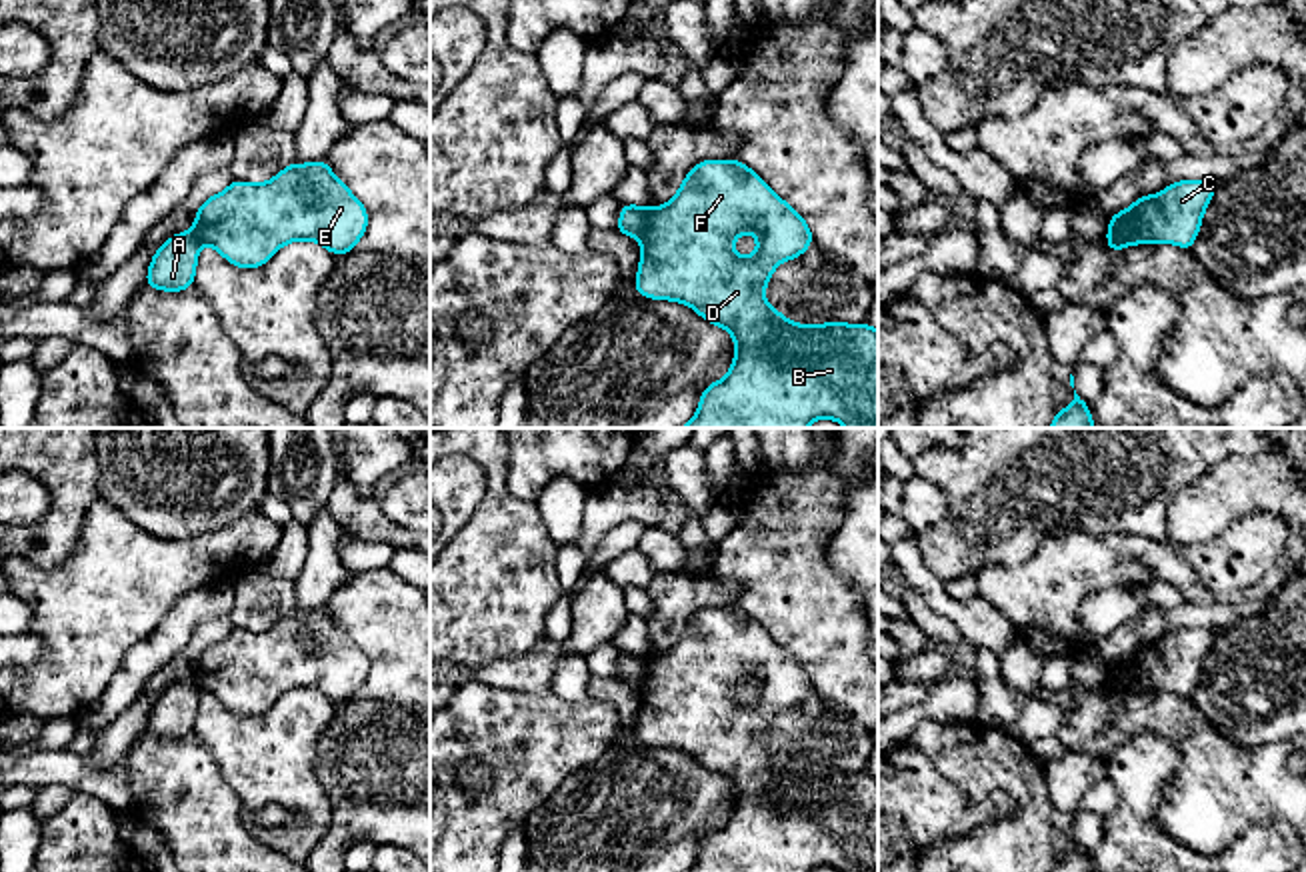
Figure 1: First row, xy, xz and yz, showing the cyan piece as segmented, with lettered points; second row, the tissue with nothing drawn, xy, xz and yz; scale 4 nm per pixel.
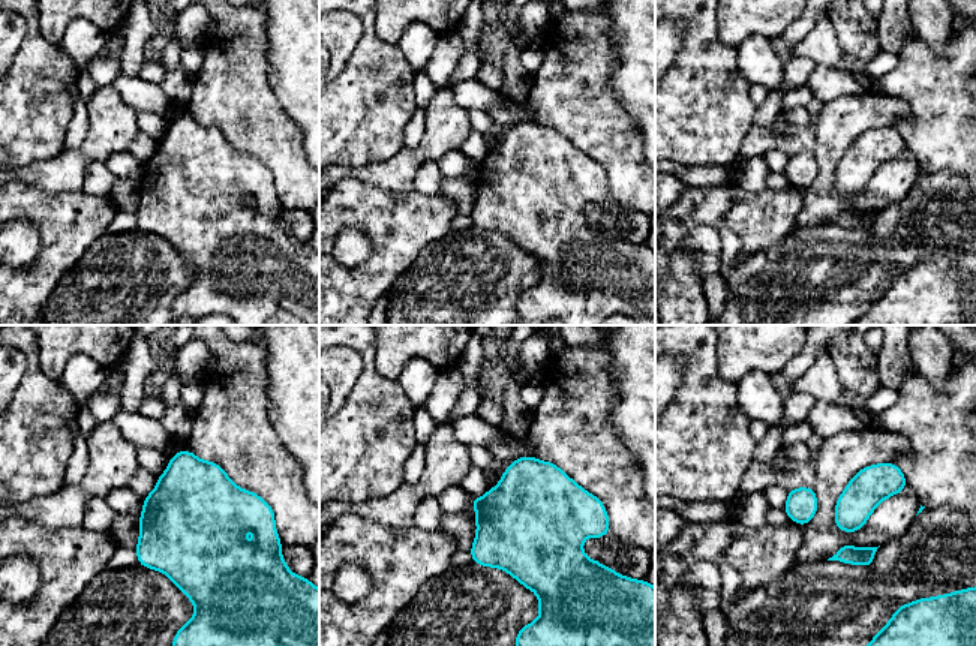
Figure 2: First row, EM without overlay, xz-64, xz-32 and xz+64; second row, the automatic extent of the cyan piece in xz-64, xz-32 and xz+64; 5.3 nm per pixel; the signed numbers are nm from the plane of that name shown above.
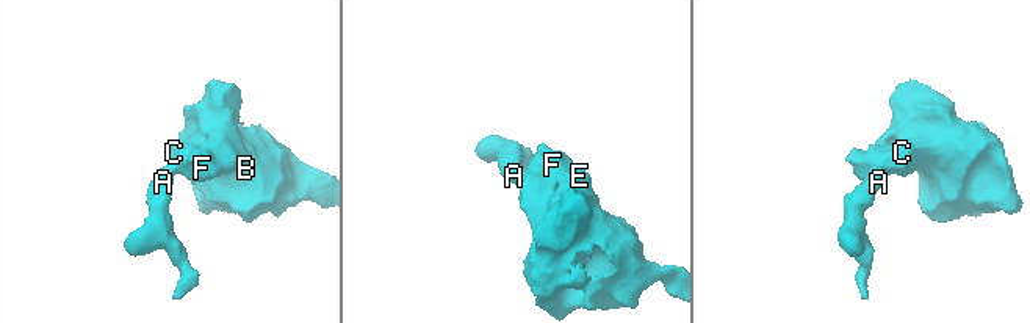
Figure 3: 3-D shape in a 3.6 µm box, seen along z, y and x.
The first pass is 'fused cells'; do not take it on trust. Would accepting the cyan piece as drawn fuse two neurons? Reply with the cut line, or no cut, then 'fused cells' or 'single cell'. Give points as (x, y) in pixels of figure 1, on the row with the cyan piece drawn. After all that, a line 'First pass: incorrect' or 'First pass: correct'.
cut xz (648, 208), (644, 230), (638, 236); fused cells
First pass: correct

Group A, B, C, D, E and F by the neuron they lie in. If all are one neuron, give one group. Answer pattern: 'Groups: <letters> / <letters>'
Groups: A / B C D E F

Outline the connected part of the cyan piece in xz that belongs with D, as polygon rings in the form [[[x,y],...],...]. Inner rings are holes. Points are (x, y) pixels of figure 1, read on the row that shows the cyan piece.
[[[704,160],[676,196],[646,210],[642,260],[634,290],[652,300],[676,300],[734,336],[730,372],[704,388],[692,422],[680,428],[806,428],[830,418],[846,428],[878,428],[878,332],[868,324],[800,326],[764,300],[780,262],[814,242],[804,218],[738,160]],[[754,232],[756,254],[740,258],[732,242]]]

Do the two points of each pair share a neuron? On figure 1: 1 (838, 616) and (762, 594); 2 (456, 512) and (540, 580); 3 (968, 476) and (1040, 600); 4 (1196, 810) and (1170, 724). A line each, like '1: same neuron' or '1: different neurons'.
1: same neuron
2: different neurons
3: different neurons
4: same neuron

